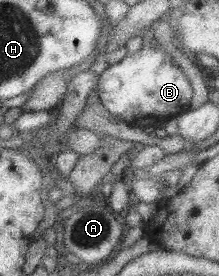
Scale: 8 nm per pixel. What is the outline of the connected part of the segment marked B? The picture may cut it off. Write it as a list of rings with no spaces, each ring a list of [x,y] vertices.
[[[156,40],[143,42],[136,52],[126,53],[122,60],[108,65],[98,75],[95,88],[102,106],[112,116],[141,128],[161,126],[179,115],[189,106],[193,95],[188,78]]]

